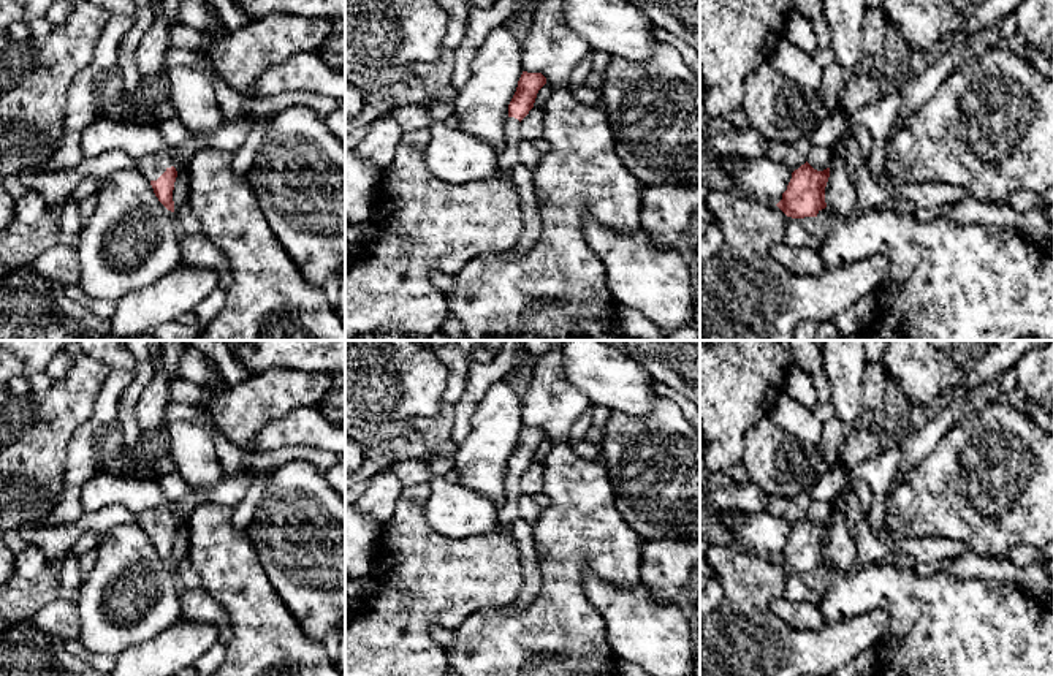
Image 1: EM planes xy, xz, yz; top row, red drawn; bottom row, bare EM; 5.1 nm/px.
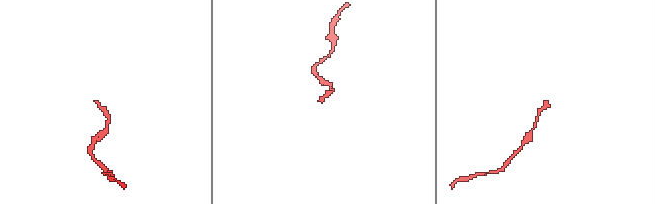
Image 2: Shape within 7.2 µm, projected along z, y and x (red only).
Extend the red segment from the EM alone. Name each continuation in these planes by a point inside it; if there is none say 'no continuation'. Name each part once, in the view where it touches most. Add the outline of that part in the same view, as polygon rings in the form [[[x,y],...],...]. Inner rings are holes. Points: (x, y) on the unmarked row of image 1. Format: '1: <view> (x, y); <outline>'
1: xy (152, 521); [[[146,510],[138,515],[138,524],[146,530],[146,534],[157,535],[168,522],[174,521],[169,515],[158,510]]]

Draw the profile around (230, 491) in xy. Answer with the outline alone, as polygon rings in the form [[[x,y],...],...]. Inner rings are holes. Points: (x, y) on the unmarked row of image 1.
[[[239,469],[233,477],[222,477],[219,483],[211,488],[193,488],[193,492],[179,500],[182,508],[182,519],[177,526],[177,532],[173,545],[174,565],[188,554],[188,530],[185,522],[190,513],[201,503],[215,503],[228,508],[238,507],[252,483],[252,475],[247,469]]]

